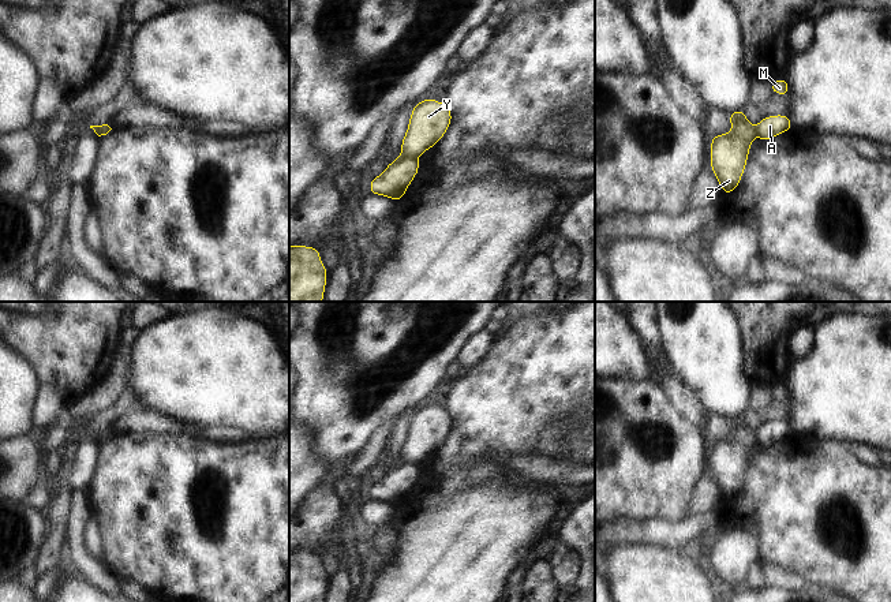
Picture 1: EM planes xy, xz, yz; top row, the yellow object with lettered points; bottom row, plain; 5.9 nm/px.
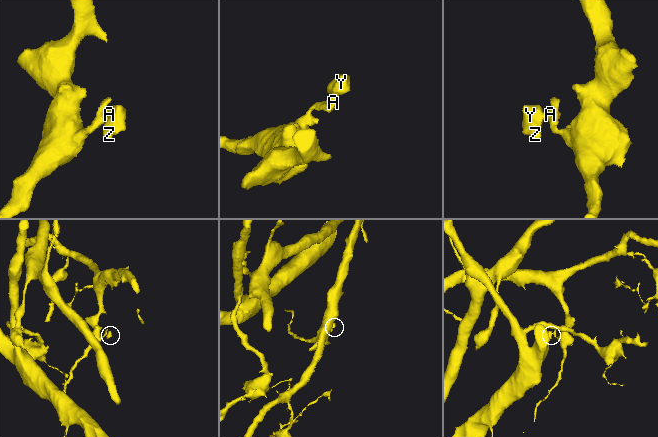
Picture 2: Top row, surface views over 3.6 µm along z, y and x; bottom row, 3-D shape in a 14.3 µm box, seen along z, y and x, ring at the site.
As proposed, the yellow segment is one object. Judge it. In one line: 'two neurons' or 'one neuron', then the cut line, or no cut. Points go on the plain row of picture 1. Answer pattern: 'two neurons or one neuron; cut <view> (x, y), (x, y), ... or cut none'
two neurons; cut xz (400, 460), (416, 464)

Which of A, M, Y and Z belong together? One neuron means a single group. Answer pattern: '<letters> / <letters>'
A M / Y Z

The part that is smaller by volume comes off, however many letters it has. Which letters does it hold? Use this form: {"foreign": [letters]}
{"foreign": ["Y", "Z"]}

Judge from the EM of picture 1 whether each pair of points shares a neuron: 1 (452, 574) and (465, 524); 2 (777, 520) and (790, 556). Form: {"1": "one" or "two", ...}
{"1": "one", "2": "one"}

